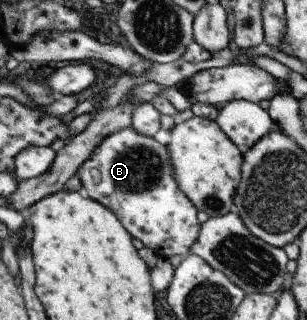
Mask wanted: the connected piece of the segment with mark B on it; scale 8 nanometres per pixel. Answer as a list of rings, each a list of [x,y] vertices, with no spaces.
[[[130,127],[116,130],[98,142],[98,146],[78,168],[76,176],[83,195],[110,210],[130,237],[138,239],[157,257],[169,259],[170,256],[177,255],[184,258],[189,253],[190,244],[193,244],[198,236],[197,211],[194,204],[190,204],[190,200],[187,200],[174,184],[170,160],[166,158],[166,146],[158,144],[152,137],[134,132]]]

